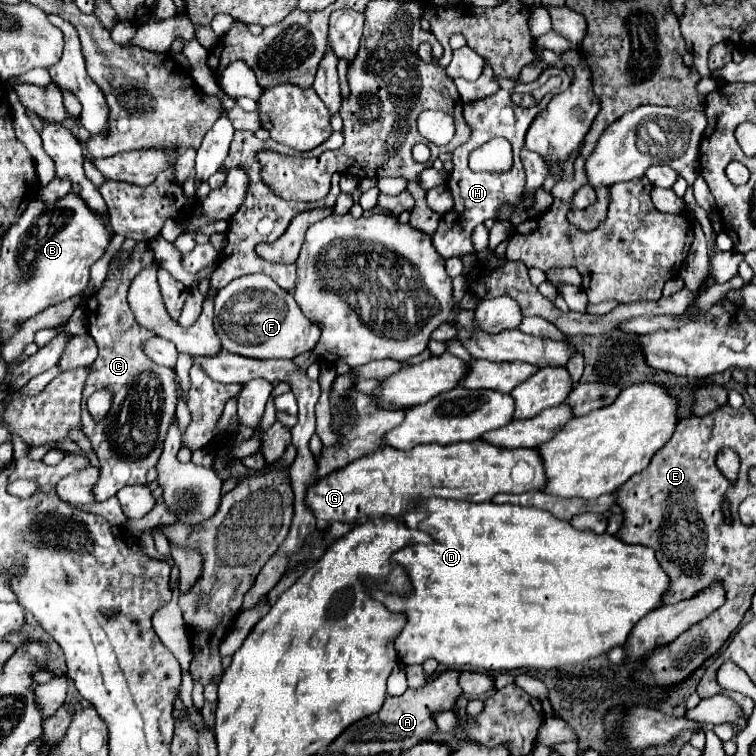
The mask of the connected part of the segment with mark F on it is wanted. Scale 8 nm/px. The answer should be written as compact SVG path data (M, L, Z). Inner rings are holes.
M262 273L238 277L232 283L228 283L224 289L218 291L218 295L214 299L214 329L220 337L222 351L238 353L238 355L250 357L250 359L294 359L300 353L308 353L320 339L318 325L314 325L312 321L306 321L306 317L302 315L300 307L294 301L292 293L286 293L268 275L262 275ZM254 299L274 299L274 307L270 307L270 305L258 307Z

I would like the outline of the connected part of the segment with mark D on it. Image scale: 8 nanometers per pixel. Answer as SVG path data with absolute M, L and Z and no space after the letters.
M428 499L428 501L422 501L422 505L418 505L418 509L410 511L404 517L404 523L410 525L412 529L422 529L434 537L434 543L430 543L430 545L404 547L400 551L396 551L392 557L408 571L414 591L408 597L384 595L384 593L378 593L378 589L372 591L372 595L378 601L382 601L388 609L408 615L406 627L396 637L396 651L400 657L404 657L404 661L402 661L404 665L414 665L414 663L422 665L426 659L436 659L438 663L448 665L452 669L468 667L468 669L476 669L476 671L512 671L512 669L520 669L520 667L558 669L564 665L582 663L582 661L588 661L588 659L594 659L598 655L608 653L612 647L624 645L630 631L634 629L634 625L648 611L654 611L664 605L664 595L670 589L670 579L666 577L666 571L658 565L654 549L644 547L644 545L628 545L610 533L594 535L590 531L578 531L568 521L562 521L562 519L554 517L552 513L546 513L546 511L534 509L534 507L518 507L518 505L510 505L510 503L498 505L492 501L470 503L470 501L452 501L452 499Z

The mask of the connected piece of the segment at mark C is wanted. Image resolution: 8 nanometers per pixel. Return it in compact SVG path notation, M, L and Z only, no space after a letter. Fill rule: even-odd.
M140 243L132 253L130 263L122 271L114 271L106 277L96 295L100 305L96 313L96 323L90 323L88 329L98 345L98 359L90 367L92 371L82 397L82 431L90 439L94 453L100 461L100 479L94 487L96 501L106 501L114 497L124 485L148 485L146 475L156 465L162 453L166 433L176 419L176 373L168 367L152 363L142 353L142 341L150 339L154 333L136 323L126 301L132 277L136 277L146 265L150 265L150 261L154 261L152 249L148 247L148 243ZM100 389L110 391L112 405L102 421L94 421L88 407L84 405L88 397ZM114 447L120 455L110 455Z

